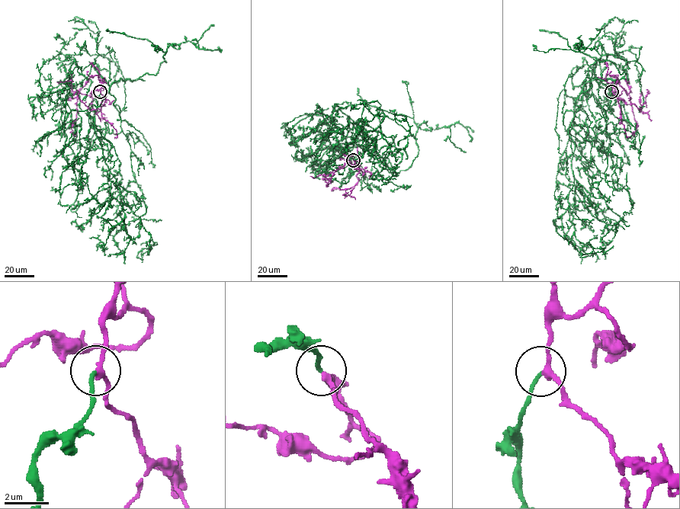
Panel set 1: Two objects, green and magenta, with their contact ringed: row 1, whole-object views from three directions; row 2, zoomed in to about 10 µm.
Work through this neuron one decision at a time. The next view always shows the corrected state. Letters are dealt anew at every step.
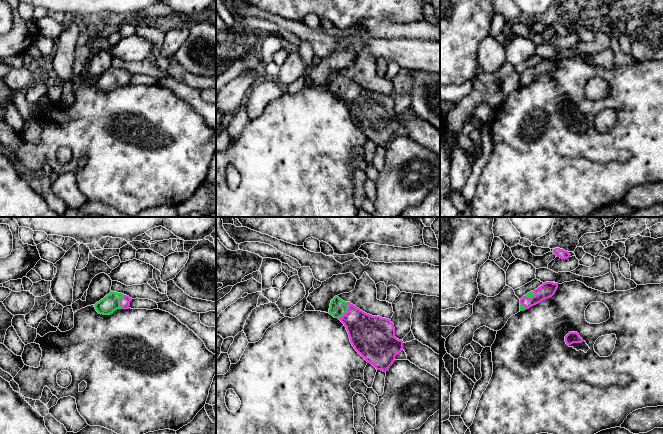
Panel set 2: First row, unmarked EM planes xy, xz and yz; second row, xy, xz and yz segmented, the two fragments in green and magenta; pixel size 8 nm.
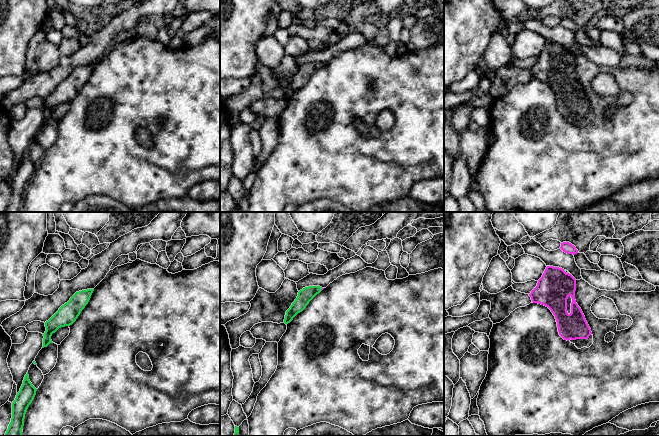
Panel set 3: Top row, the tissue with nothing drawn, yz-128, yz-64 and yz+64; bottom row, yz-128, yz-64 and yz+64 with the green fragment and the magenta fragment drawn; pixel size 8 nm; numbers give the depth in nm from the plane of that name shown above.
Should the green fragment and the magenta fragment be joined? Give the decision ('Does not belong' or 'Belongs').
Belongs

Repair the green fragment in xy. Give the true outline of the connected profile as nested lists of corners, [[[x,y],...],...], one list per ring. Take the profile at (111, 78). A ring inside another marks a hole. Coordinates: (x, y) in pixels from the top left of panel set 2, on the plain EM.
[[[111,67],[94,83],[99,90],[111,91],[117,85],[129,85],[132,74],[122,69]]]

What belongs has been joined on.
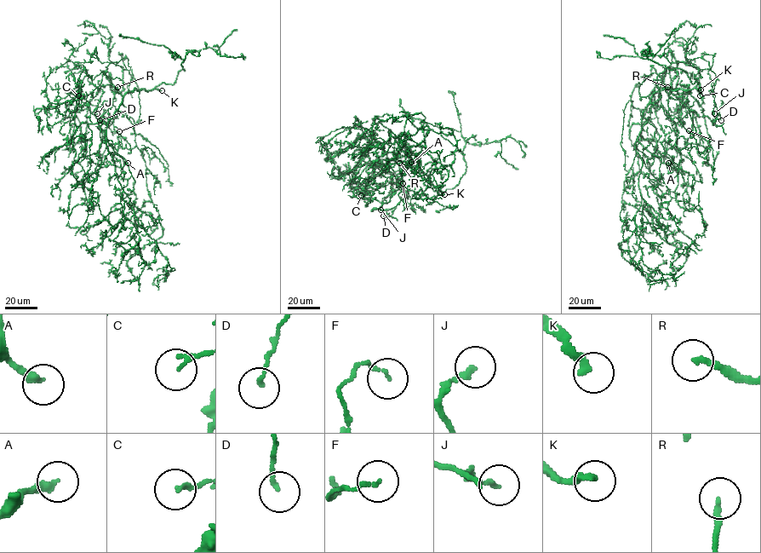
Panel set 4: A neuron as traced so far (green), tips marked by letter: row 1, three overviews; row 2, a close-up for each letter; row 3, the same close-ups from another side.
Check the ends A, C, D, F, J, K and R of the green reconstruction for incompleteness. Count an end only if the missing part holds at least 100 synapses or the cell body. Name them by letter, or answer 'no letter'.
A, K

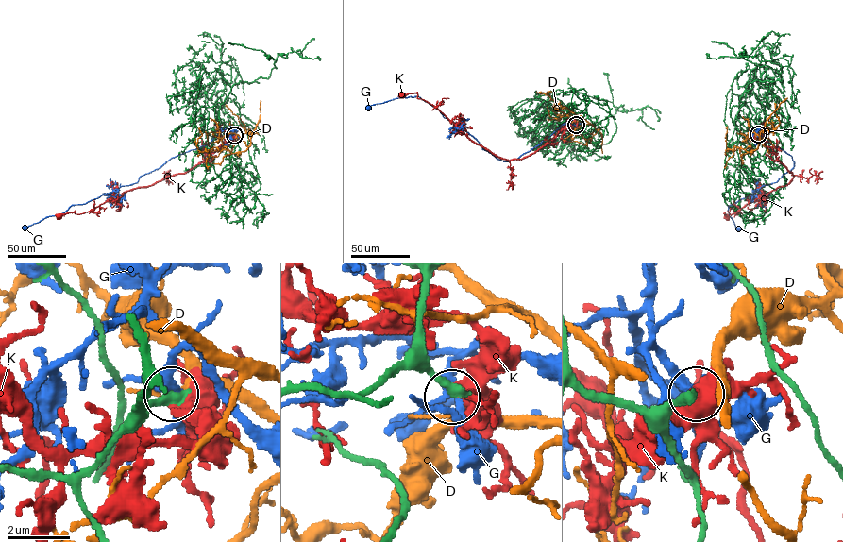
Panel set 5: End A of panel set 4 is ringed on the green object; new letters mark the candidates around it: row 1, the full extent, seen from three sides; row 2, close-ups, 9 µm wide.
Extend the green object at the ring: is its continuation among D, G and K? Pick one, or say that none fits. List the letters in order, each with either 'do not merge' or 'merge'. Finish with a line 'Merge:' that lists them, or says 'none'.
D: do not merge
G: do not merge
K: do not merge
Merge: none

